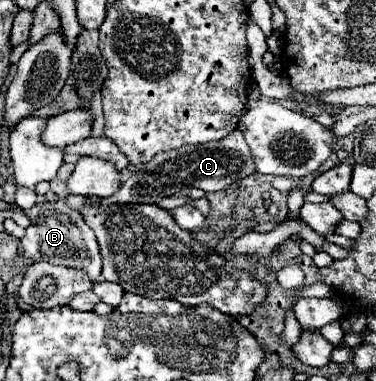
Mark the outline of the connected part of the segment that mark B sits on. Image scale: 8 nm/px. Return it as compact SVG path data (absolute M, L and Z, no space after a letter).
M61 199L61 201L43 201L43 203L37 203L33 209L25 209L23 213L31 219L31 225L27 227L25 237L21 239L21 245L23 245L27 257L31 257L33 261L49 261L53 265L65 265L65 267L85 271L85 275L89 277L91 283L97 283L101 279L101 253L99 253L99 247L97 247L97 239L95 239L91 227L83 223L81 213L75 211L75 209L69 209L65 205L65 199Z

